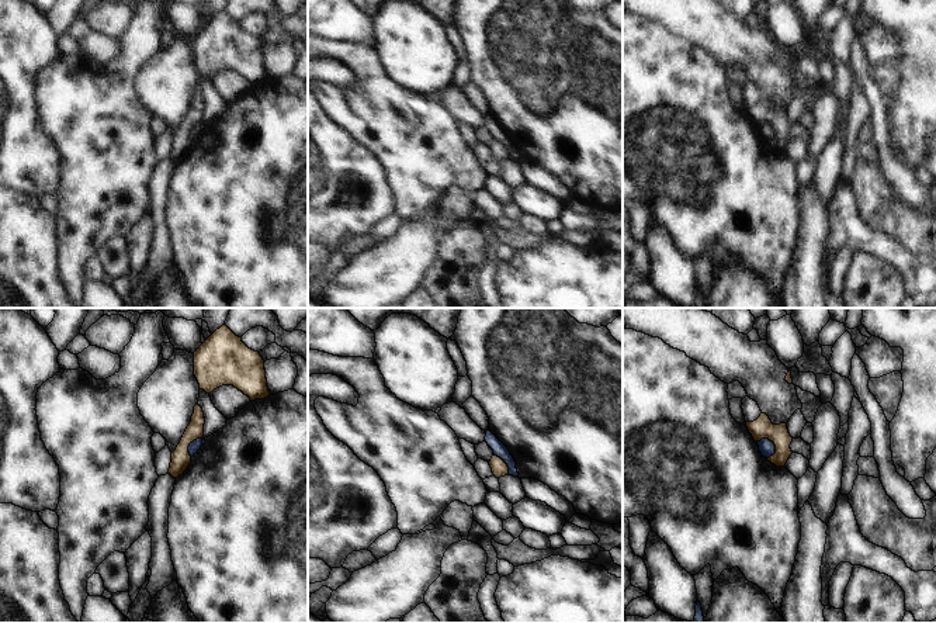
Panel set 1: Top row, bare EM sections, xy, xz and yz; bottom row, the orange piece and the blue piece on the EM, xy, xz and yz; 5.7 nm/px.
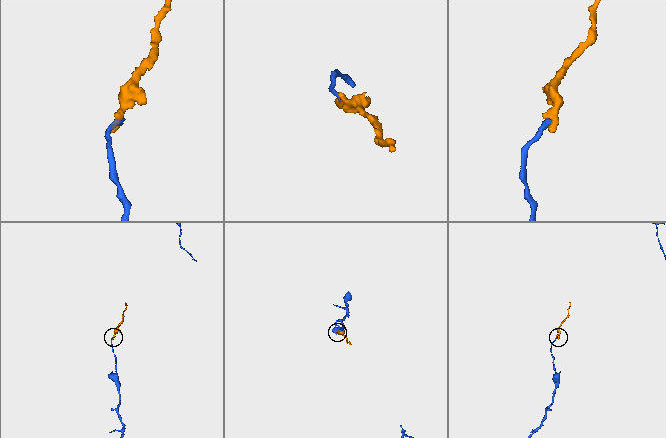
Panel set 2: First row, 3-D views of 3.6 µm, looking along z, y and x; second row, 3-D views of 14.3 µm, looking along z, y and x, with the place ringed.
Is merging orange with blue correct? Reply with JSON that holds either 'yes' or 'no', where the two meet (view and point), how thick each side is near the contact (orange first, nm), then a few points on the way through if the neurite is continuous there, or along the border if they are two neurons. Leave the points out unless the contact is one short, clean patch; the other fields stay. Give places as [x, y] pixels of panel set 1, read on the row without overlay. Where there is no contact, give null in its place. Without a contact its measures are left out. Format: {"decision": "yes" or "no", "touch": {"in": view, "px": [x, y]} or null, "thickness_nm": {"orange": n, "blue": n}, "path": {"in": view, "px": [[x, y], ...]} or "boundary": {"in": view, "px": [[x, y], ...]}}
{"decision": "no", "touch": {"in": "yz", "px": [775, 130]}, "thickness_nm": {"orange": 120, "blue": 90}, "boundary": {"in": "yz", "px": [[762, 123], [766, 123], [775, 131], [775, 137], [768, 144]]}}

